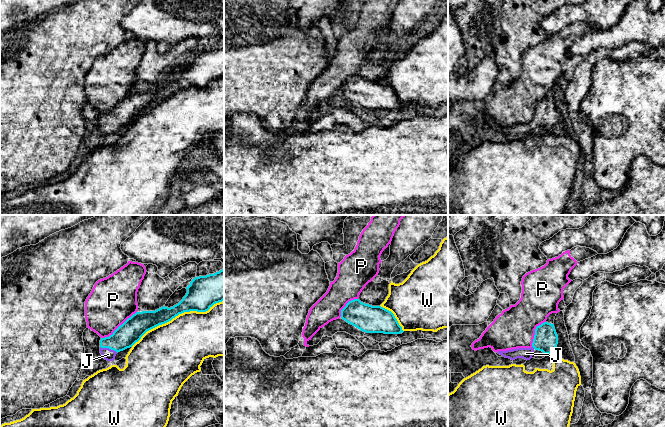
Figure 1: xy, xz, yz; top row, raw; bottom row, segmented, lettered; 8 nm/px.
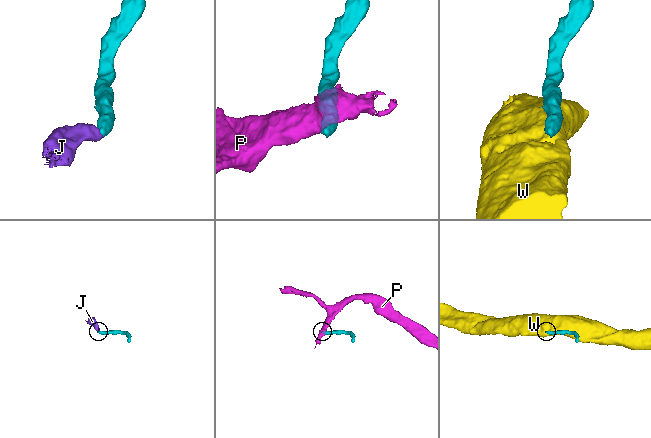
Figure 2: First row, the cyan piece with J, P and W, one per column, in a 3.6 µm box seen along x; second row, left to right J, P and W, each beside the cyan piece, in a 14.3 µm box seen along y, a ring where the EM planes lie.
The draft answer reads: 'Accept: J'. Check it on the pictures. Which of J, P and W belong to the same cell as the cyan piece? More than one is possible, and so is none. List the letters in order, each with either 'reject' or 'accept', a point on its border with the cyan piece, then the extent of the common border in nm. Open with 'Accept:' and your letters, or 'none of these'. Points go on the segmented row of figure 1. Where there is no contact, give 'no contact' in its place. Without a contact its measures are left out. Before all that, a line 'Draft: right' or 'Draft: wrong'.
Draft: right
Accept: J
J: accept | xy (109, 348) | 150 nm
P: reject | xy (118, 327) | 360 nm
W: reject | xy (177, 315) | 850 nm

